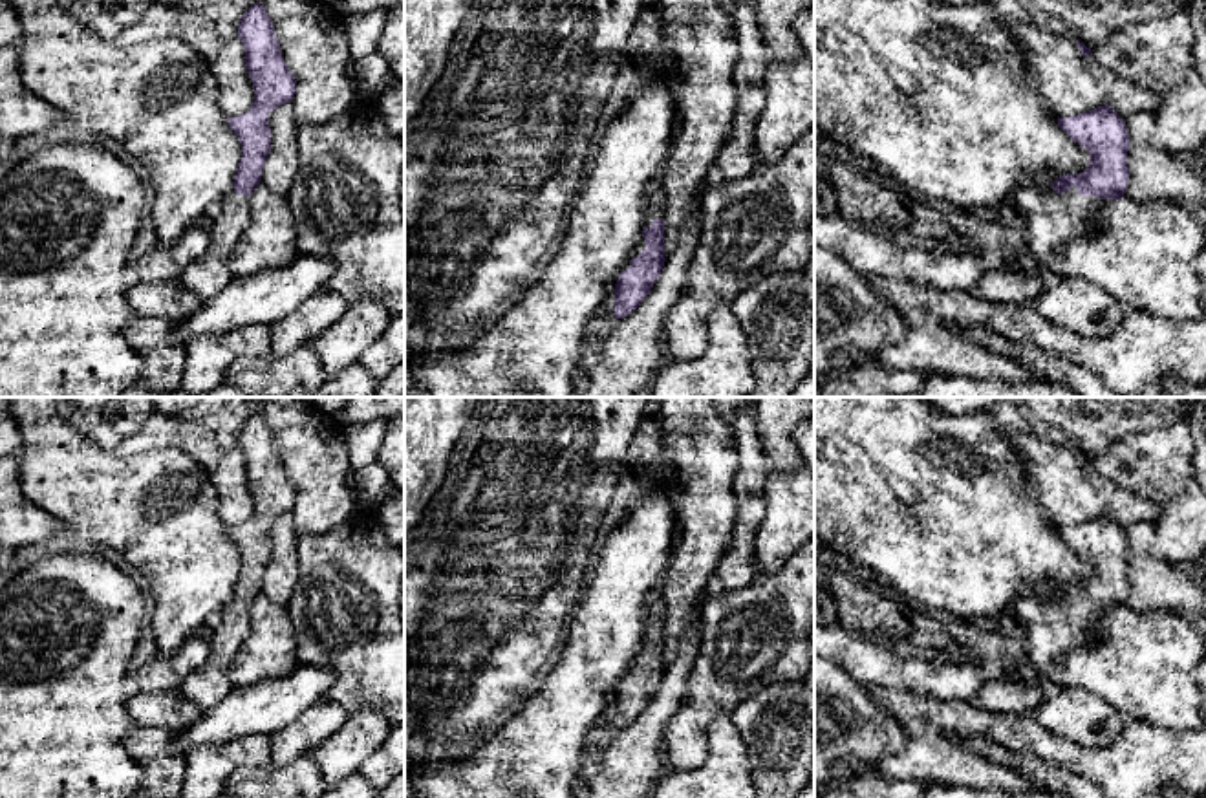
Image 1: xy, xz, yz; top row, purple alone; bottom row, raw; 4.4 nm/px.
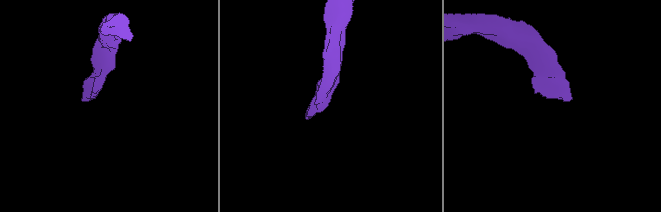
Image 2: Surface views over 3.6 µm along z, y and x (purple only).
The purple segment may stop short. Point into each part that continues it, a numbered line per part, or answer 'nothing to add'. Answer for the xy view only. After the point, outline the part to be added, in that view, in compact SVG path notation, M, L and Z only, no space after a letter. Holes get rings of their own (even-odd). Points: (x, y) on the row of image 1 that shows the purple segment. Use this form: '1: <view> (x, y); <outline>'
1: xy (231, 215); M231 189L210 210L210 245L207 254L188 265L178 280L203 300L218 295L232 280L227 258L249 220L251 196L238 196L234 189Z

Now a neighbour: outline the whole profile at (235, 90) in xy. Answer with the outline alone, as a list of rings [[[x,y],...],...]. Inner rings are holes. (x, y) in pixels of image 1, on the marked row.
[[[154,2],[143,18],[123,27],[115,37],[119,46],[145,44],[154,38],[187,42],[214,71],[218,82],[218,106],[227,117],[247,113],[254,101],[254,88],[245,71],[242,40],[221,40],[214,24],[199,13]]]

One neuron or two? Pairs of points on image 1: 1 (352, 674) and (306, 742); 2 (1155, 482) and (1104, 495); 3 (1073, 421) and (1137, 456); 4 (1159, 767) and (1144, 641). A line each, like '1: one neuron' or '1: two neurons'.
1: two neurons
2: two neurons
3: two neurons
4: two neurons

